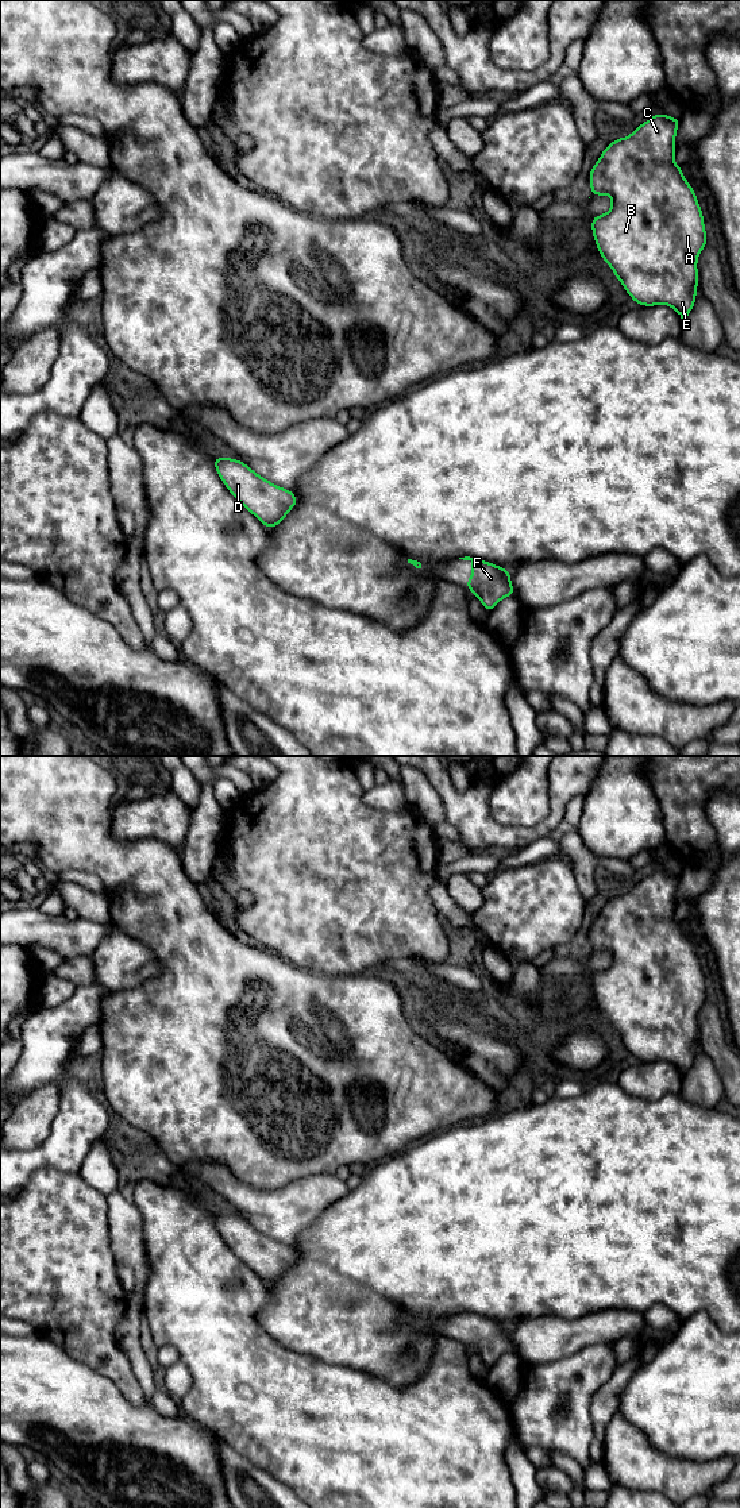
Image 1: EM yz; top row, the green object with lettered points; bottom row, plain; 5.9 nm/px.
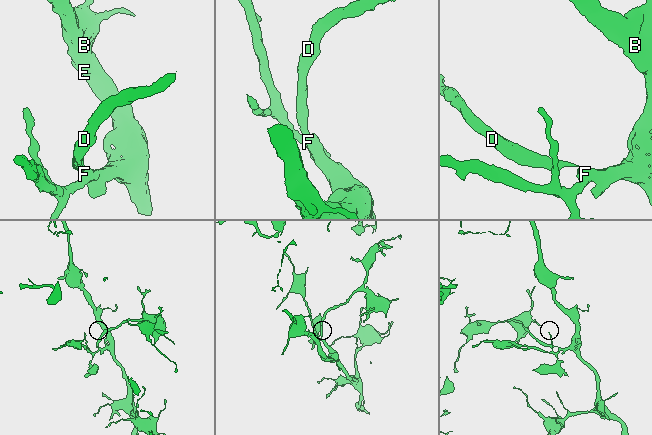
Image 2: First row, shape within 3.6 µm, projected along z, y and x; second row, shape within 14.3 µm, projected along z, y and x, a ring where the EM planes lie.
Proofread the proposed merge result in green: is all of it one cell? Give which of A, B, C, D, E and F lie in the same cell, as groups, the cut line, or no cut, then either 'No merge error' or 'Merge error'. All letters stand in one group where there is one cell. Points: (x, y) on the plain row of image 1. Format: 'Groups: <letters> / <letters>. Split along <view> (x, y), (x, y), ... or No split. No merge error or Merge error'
Groups: A B C D E F. No split. No merge error

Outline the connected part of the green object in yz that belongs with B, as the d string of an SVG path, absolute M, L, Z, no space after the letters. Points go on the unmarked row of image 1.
M655 869L650 876L636 883L629 892L610 898L591 923L589 940L590 953L609 950L612 954L612 964L608 969L590 975L596 1002L604 1019L612 1023L616 1034L637 1061L668 1061L683 1077L697 1056L695 1046L699 1045L697 1017L709 996L697 950L683 933L682 922L674 919L675 891L679 879L681 873Z

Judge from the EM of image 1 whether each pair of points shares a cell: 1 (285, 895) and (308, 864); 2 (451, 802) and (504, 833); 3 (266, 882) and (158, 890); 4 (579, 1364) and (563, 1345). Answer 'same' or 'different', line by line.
1: same
2: same
3: different
4: different

